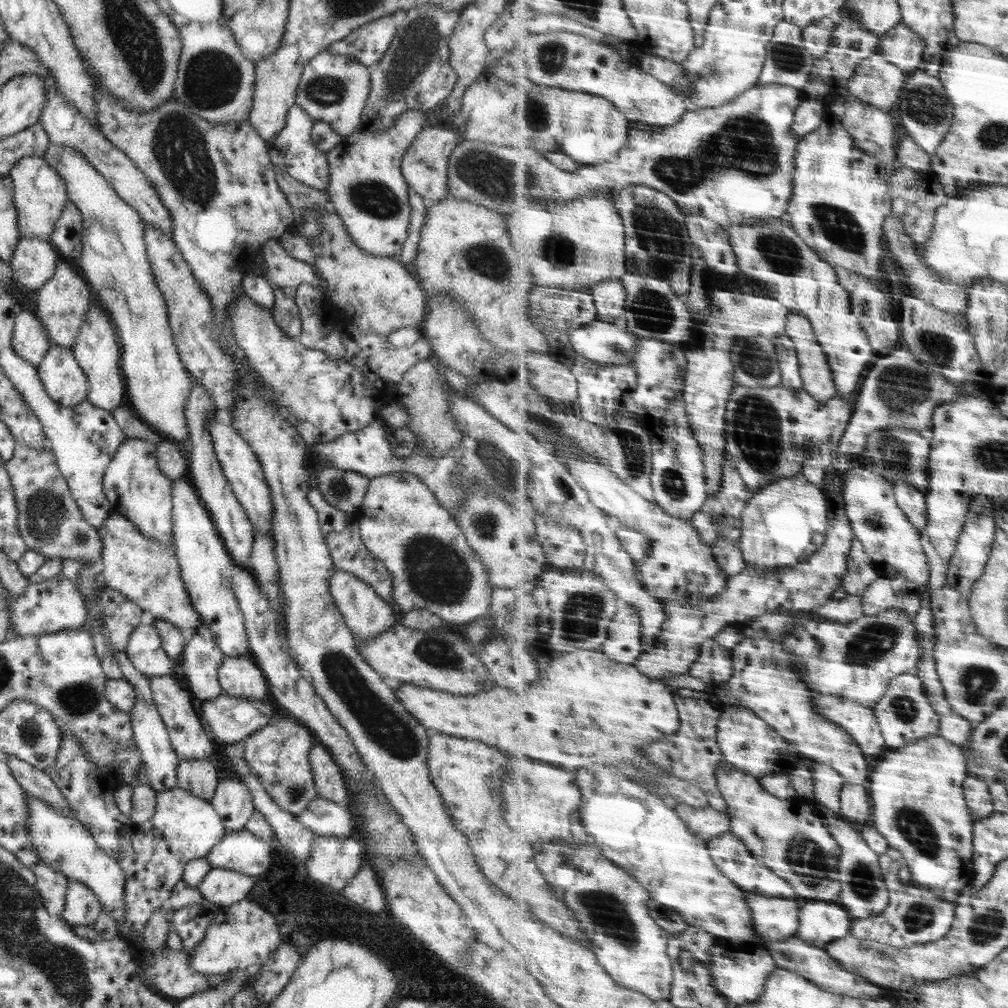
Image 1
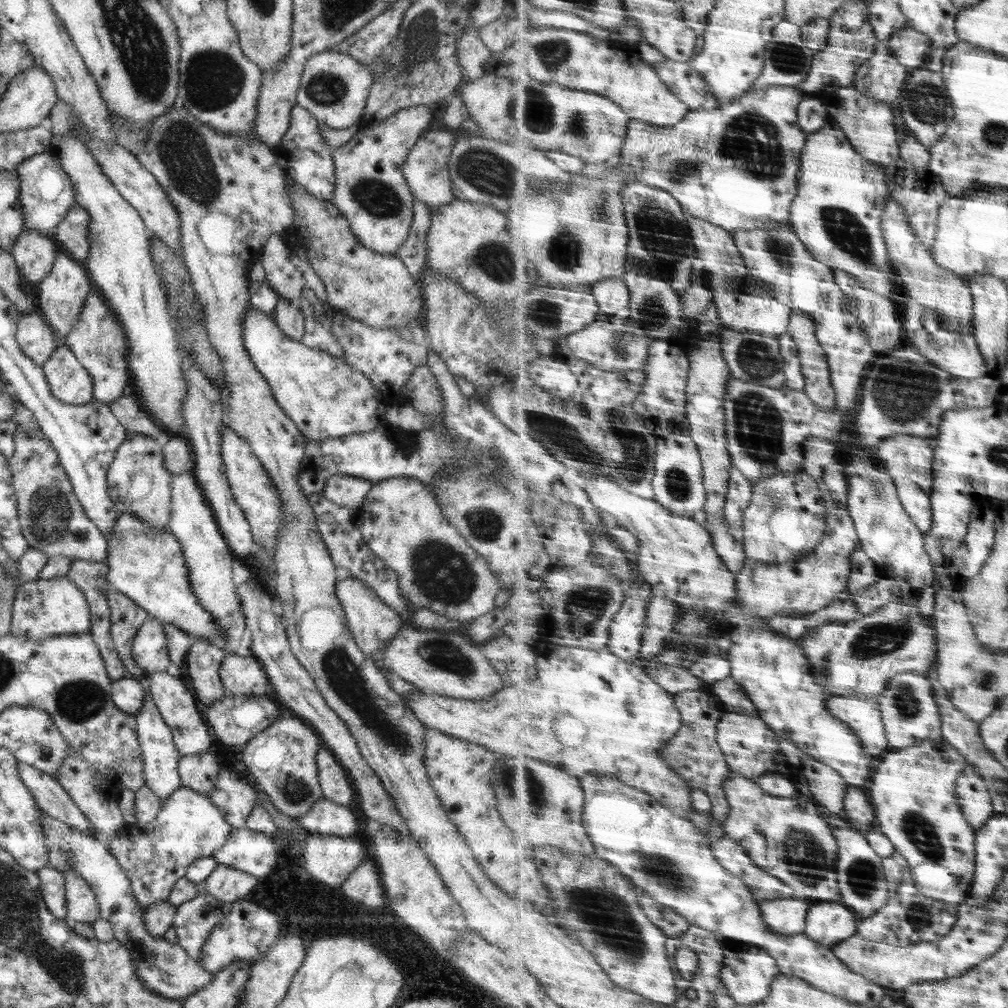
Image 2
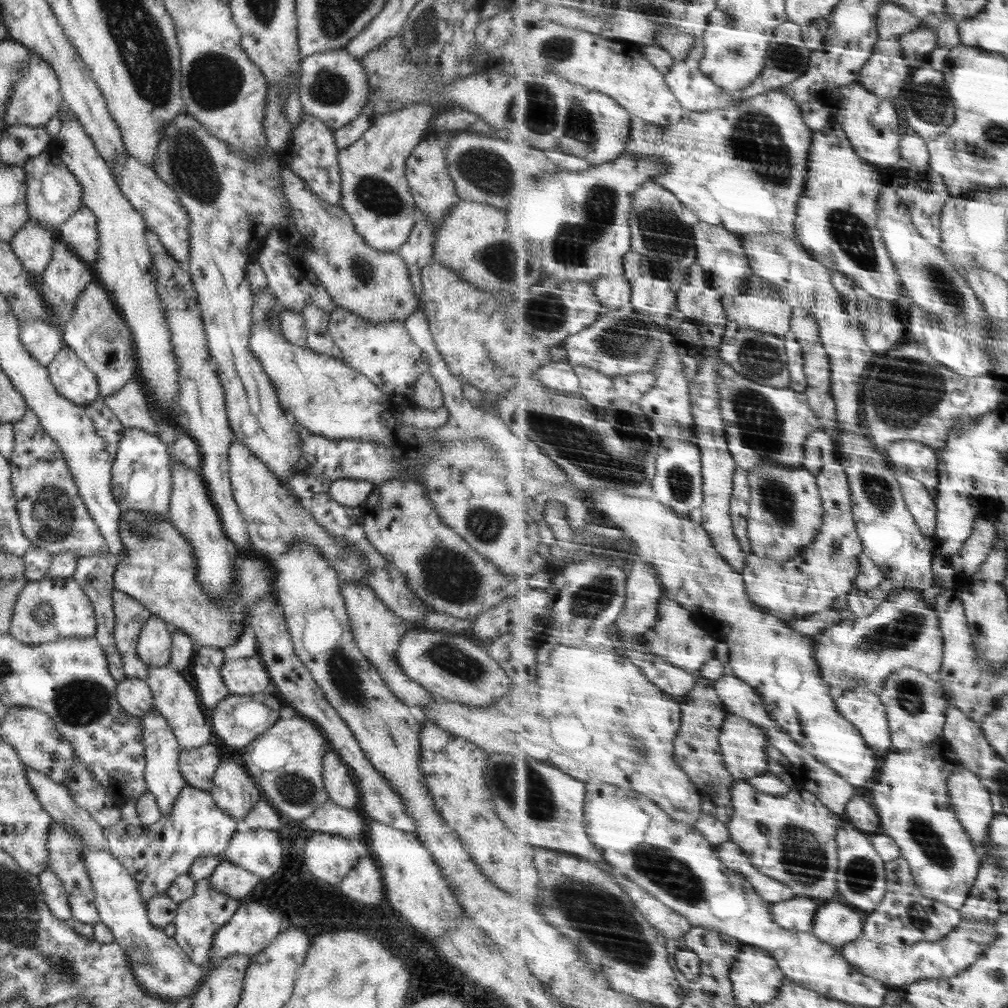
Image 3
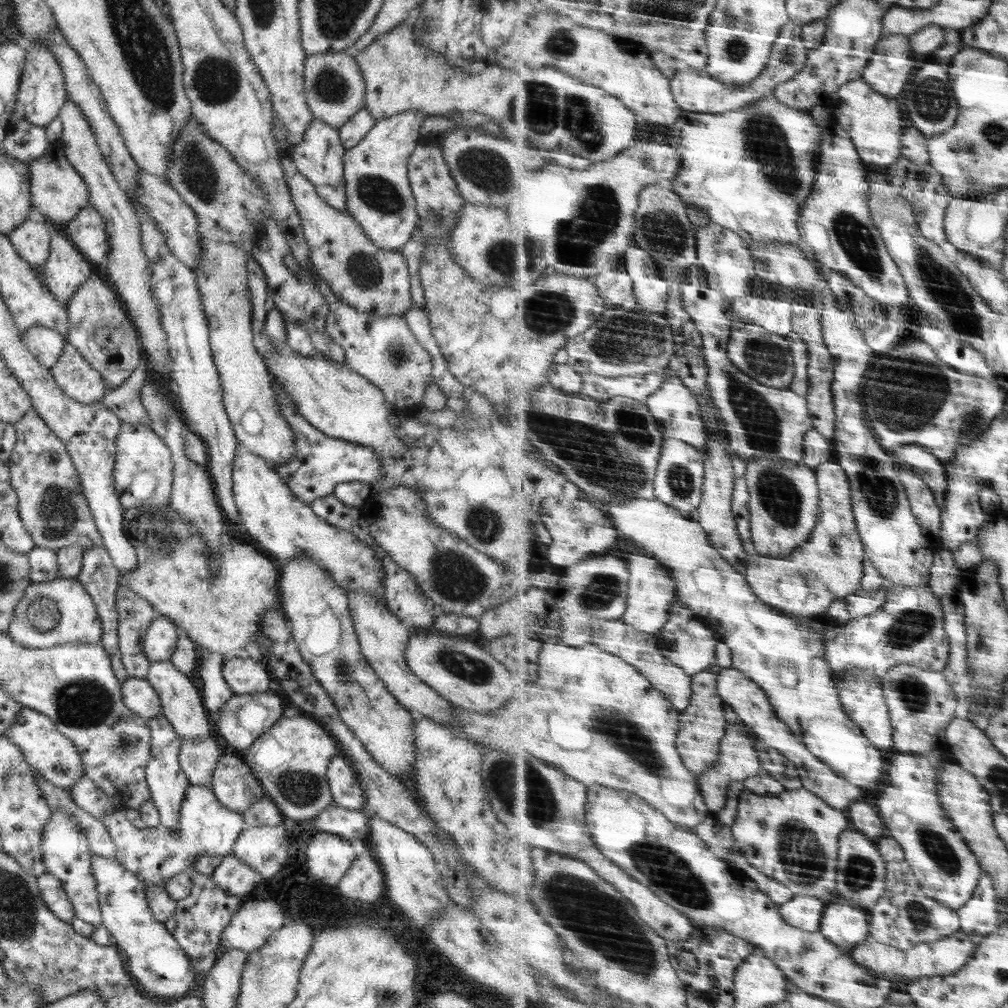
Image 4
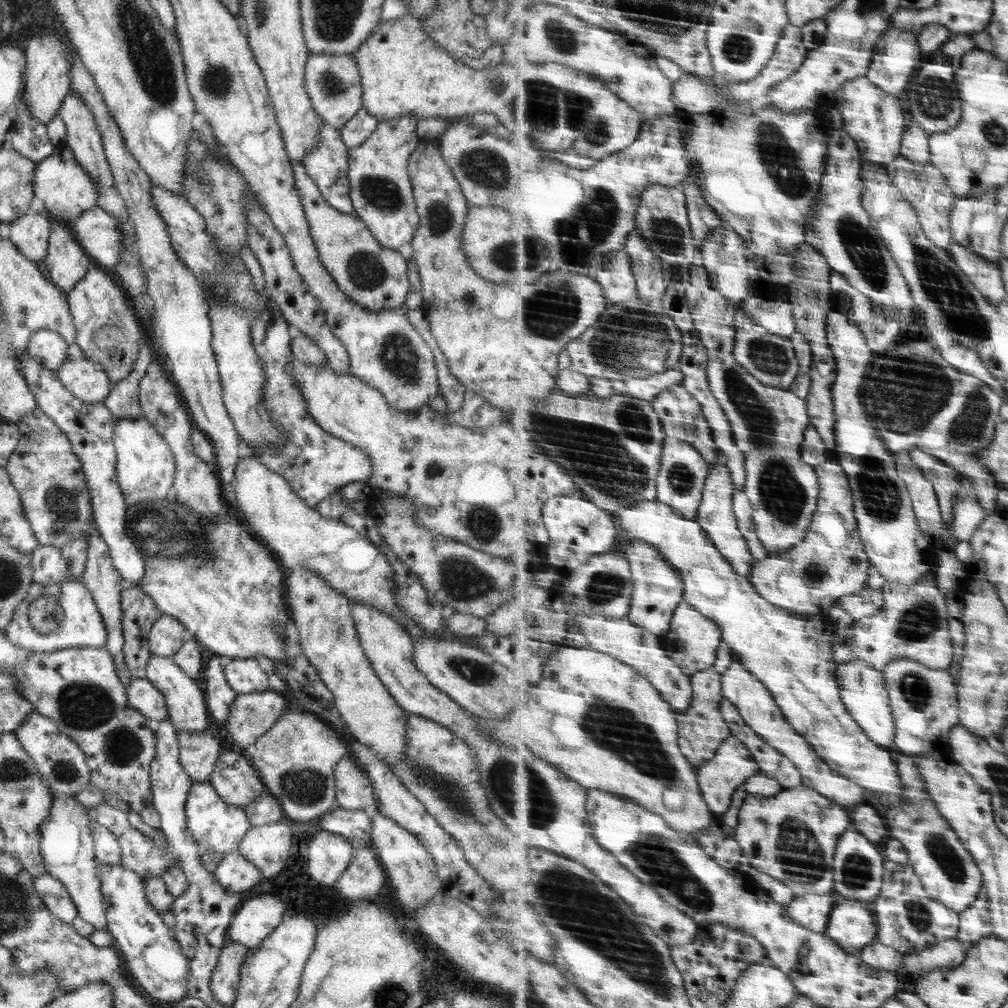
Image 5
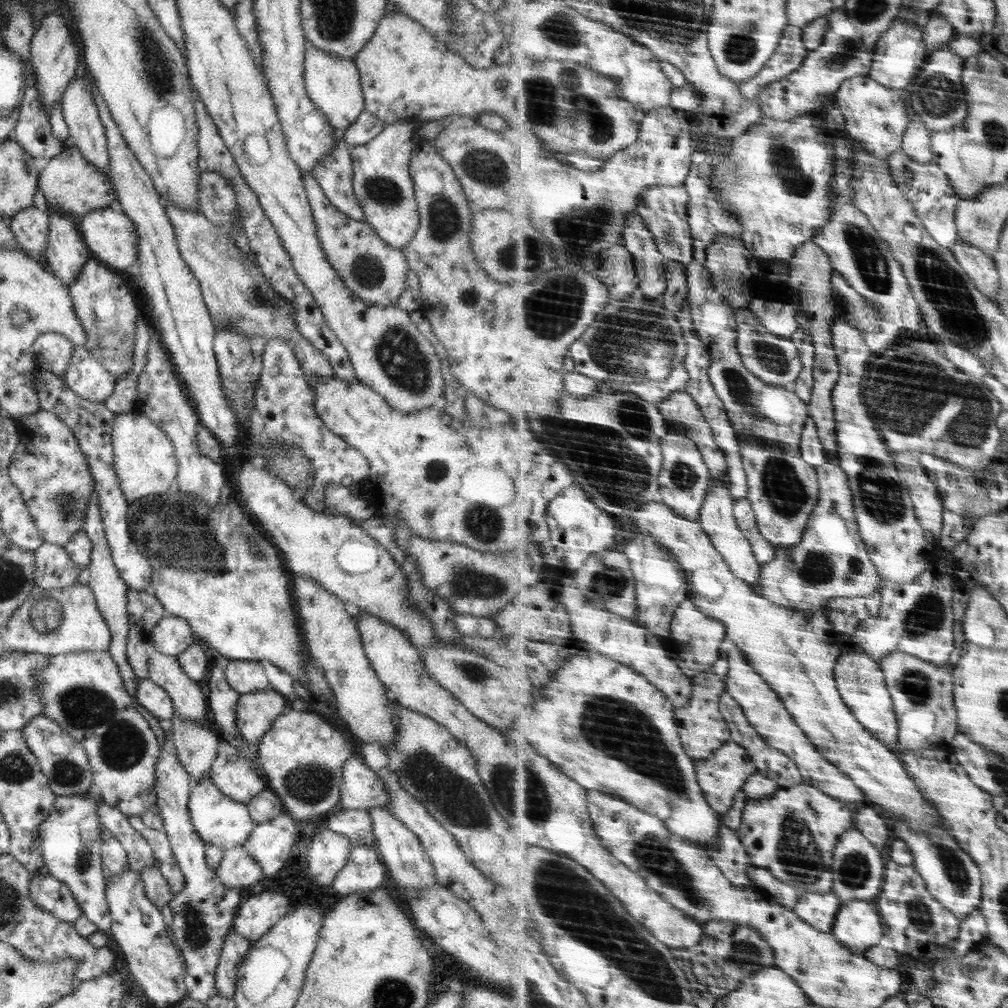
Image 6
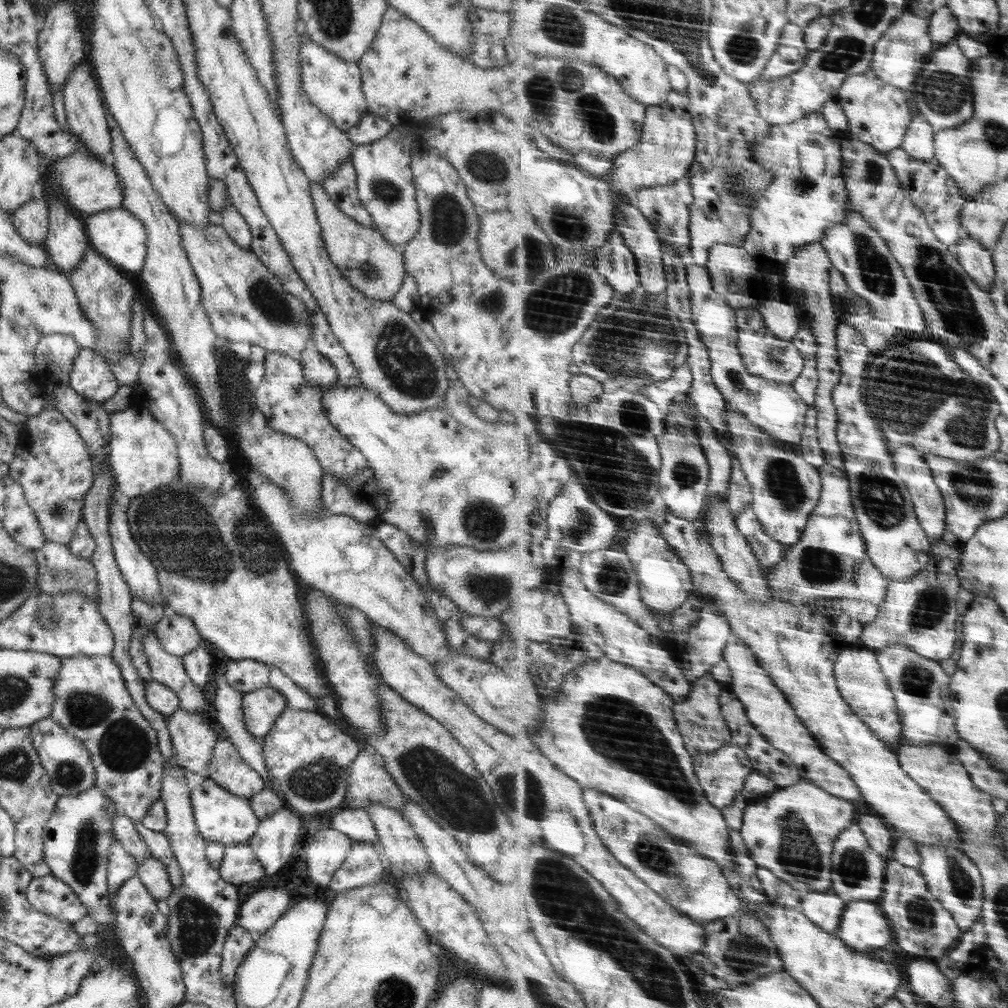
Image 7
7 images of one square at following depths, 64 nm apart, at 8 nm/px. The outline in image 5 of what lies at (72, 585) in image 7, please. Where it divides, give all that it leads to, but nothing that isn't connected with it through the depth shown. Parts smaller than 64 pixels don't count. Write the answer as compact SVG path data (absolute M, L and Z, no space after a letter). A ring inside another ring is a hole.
M39 544L30 552L30 559L33 583L59 584L72 578L68 563L57 547Z

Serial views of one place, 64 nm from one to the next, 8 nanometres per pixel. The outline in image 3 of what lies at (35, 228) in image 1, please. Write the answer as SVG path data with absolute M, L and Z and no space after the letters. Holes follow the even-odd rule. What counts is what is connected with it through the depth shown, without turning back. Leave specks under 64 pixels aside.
M43 151L37 156L32 156L22 165L24 172L25 189L25 204L28 214L28 220L31 220L38 224L41 228L45 228L53 231L53 228L59 226L72 212L77 210L77 207L81 205L81 189L75 177L65 169L65 165L59 161L59 157L55 154L49 154L49 152ZM43 172L49 172L53 174L61 186L63 186L63 192L61 196L57 198L57 202L43 202L43 194L41 194L41 176Z

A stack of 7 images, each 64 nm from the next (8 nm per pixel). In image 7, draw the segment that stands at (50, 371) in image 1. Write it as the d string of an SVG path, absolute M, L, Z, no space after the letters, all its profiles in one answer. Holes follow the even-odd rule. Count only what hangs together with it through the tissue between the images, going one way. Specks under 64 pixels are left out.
M80 347L69 372L71 390L95 403L107 401L117 391L117 382L110 366L92 349Z

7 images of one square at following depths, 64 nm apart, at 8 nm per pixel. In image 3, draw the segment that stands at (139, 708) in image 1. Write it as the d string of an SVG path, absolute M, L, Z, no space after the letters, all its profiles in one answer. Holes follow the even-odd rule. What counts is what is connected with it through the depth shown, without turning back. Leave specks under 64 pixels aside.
M155 707L148 713L139 716L139 719L142 730L141 744L143 744L144 748L144 781L146 790L154 796L160 814L168 815L170 806L177 798L178 792L185 785L184 778L178 771L178 754L181 748L178 747L175 735L171 732L171 727L156 711Z

